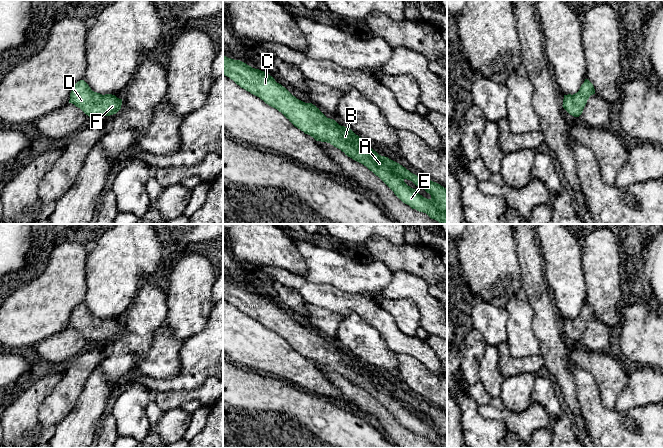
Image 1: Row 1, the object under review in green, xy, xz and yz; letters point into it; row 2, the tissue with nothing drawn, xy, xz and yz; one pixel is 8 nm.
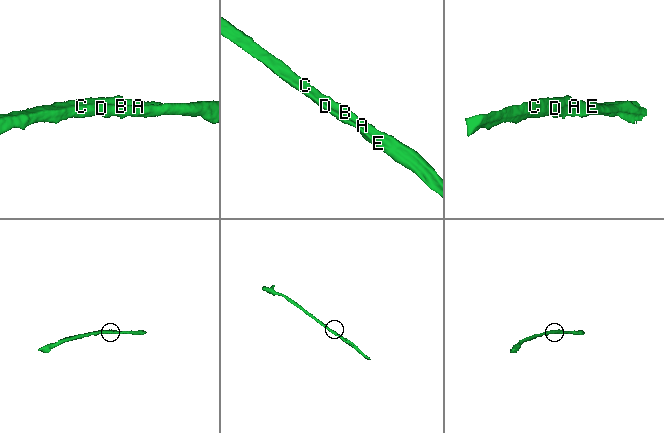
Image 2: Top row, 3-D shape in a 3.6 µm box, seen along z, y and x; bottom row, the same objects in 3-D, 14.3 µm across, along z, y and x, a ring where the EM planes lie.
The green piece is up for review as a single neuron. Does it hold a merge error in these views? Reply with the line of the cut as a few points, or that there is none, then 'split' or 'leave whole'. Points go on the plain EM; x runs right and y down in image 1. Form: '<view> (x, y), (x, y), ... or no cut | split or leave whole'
no cut | leave whole

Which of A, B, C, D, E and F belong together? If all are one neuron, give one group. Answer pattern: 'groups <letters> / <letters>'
groups A B C D E F

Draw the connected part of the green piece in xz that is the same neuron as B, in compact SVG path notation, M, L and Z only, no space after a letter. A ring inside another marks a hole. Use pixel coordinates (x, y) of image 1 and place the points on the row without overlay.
M223 280L223 298L233 304L237 309L251 318L259 321L269 330L281 336L295 351L310 359L316 365L327 366L340 373L348 381L363 388L376 400L378 400L405 428L419 436L426 437L431 443L440 448L447 448L447 413L429 403L419 401L399 387L388 381L379 379L367 365L356 359L350 352L339 349L335 344L327 342L315 329L305 327L293 320L285 311L277 307L275 303L264 295L252 292L240 284L234 284ZM404 404L412 405L416 410L424 413L431 419L427 423L415 413L408 410Z

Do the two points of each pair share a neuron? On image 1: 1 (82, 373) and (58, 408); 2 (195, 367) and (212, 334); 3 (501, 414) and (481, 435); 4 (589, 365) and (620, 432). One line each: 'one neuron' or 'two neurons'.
1: one neuron
2: one neuron
3: two neurons
4: two neurons

